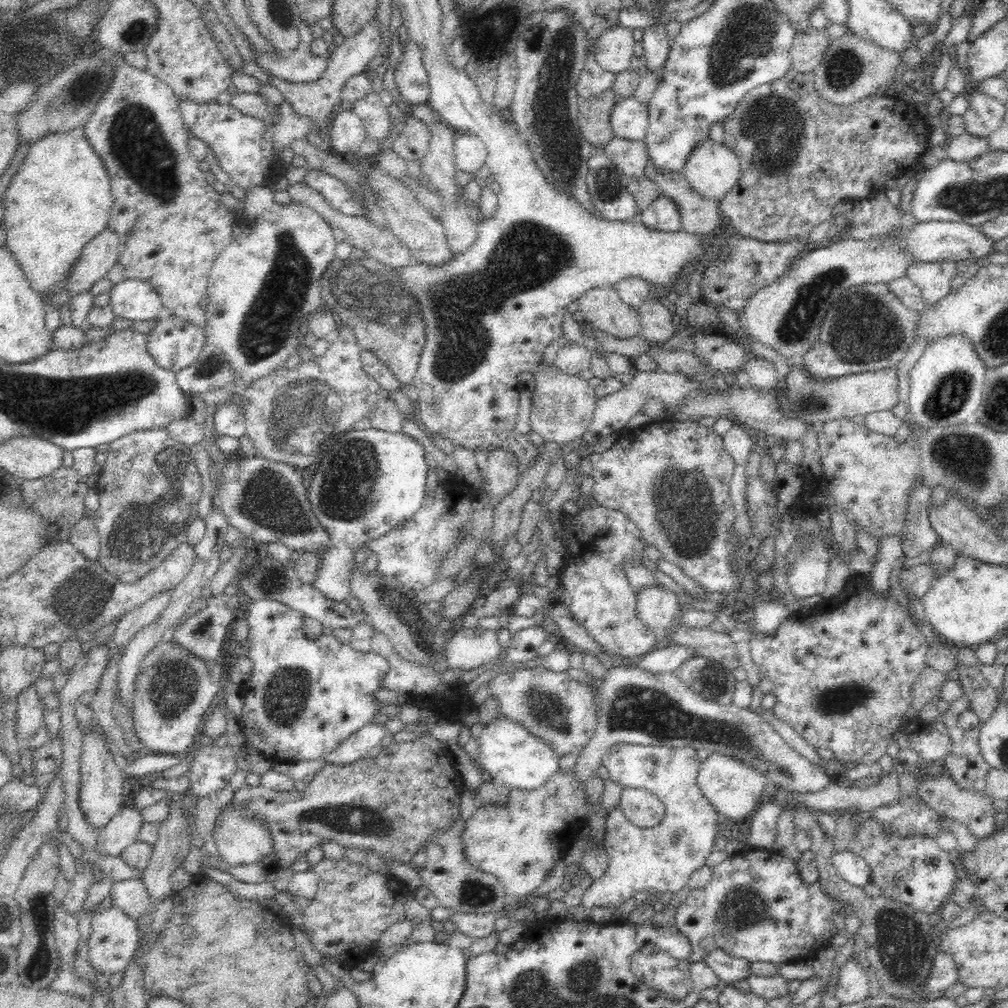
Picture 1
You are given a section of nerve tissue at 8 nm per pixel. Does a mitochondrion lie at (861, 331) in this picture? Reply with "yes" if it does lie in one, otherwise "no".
yes

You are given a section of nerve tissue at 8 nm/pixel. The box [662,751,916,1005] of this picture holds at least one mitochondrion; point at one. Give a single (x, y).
(743, 908)

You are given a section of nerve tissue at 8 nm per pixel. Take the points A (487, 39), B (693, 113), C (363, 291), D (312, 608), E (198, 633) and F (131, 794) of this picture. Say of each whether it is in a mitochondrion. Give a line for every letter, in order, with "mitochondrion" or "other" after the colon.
A: other
B: other
C: mitochondrion
D: other
E: mitochondrion
F: other

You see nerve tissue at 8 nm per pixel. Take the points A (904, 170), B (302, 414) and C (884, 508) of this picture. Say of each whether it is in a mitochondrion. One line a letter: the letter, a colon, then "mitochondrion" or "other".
A: other
B: mitochondrion
C: other

